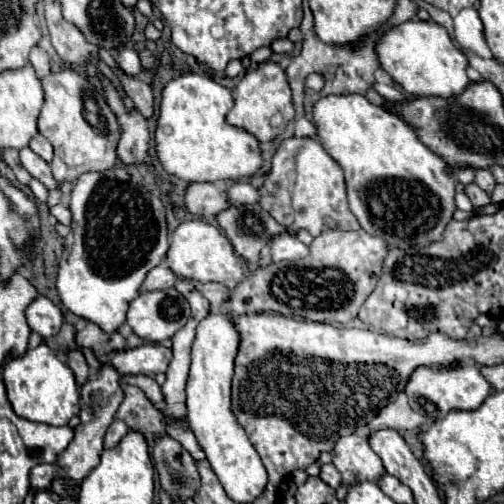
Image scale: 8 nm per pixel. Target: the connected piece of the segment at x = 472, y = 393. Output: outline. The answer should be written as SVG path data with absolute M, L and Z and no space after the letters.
M472 362L456 366L456 368L440 368L440 370L418 368L406 384L410 406L422 416L428 416L432 420L444 418L452 410L476 410L492 392L494 390L490 382L486 382L478 366Z

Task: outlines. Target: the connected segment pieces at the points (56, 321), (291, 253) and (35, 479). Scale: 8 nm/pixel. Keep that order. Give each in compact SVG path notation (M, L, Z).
M36 296L26 308L26 320L34 332L38 332L42 338L50 338L58 334L62 326L62 310L50 298Z
M280 234L272 240L272 260L282 262L282 260L298 260L308 254L308 246L302 244L296 236L290 234Z
M38 464L30 470L30 484L36 490L46 490L56 478L56 472L58 472L56 464Z

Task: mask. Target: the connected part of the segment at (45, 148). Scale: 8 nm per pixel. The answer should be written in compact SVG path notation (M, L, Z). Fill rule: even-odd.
M36 134L36 136L30 140L30 148L32 148L40 158L44 158L46 162L52 160L52 144L50 144L42 134Z

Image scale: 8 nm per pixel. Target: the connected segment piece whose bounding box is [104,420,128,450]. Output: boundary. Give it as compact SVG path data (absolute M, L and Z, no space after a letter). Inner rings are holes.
M114 420L112 424L110 424L110 428L108 428L108 432L106 432L106 448L110 450L110 448L114 448L124 436L128 434L128 426L124 424L124 422L118 422L118 420Z

